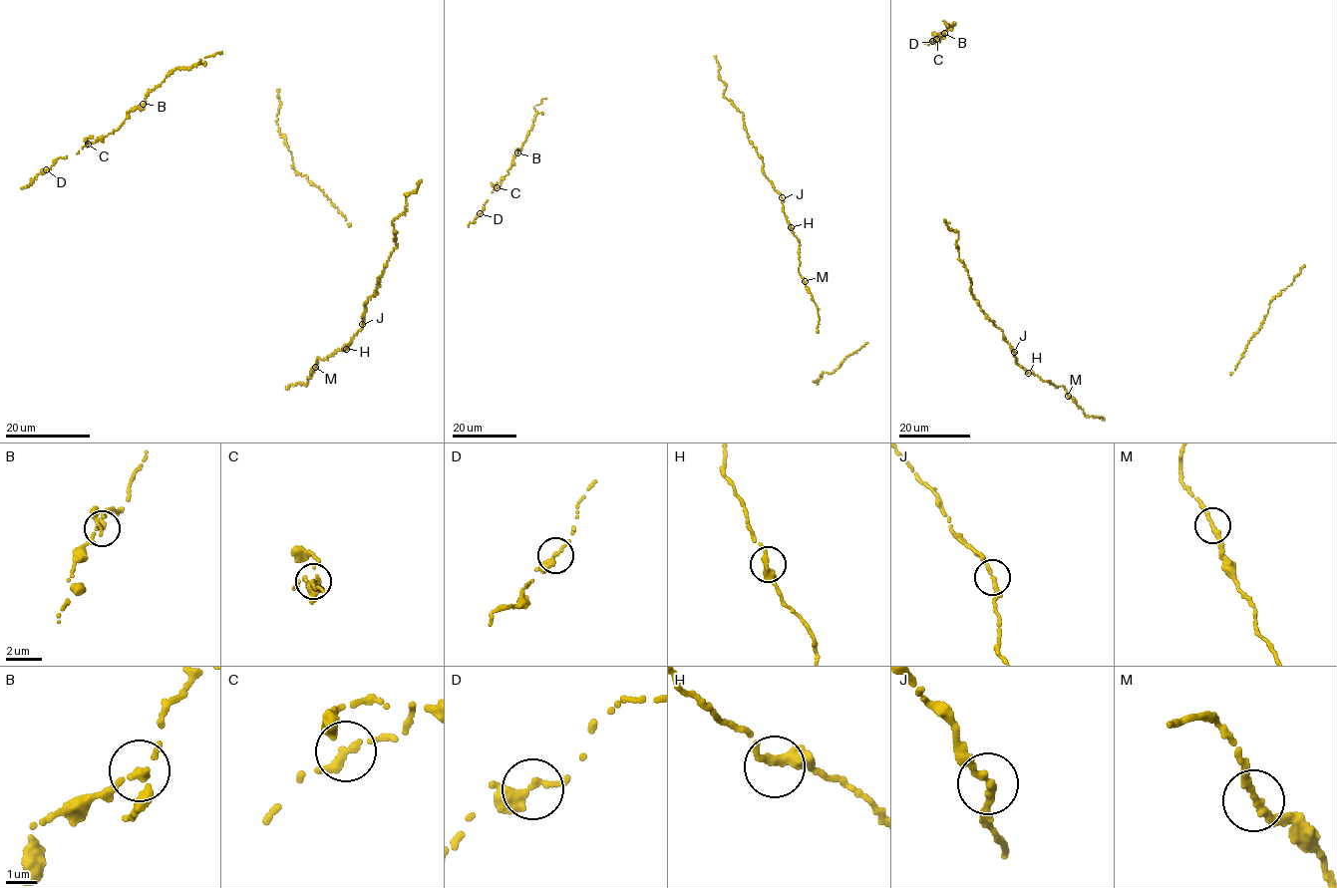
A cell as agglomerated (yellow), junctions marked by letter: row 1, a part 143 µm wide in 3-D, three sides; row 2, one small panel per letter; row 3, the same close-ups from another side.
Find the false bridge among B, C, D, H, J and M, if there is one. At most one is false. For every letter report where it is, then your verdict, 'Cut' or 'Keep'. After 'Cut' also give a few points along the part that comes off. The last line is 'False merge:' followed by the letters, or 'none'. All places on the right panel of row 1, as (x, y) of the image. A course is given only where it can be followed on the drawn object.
B: Place: (944, 33). Keep
C: Place: (936, 39). Keep
D: Place: (932, 41). Keep
H: Place: (1028, 373). Keep
J: Place: (1014, 352). Keep
M: Place: (1068, 396). Keep
False merge: none

